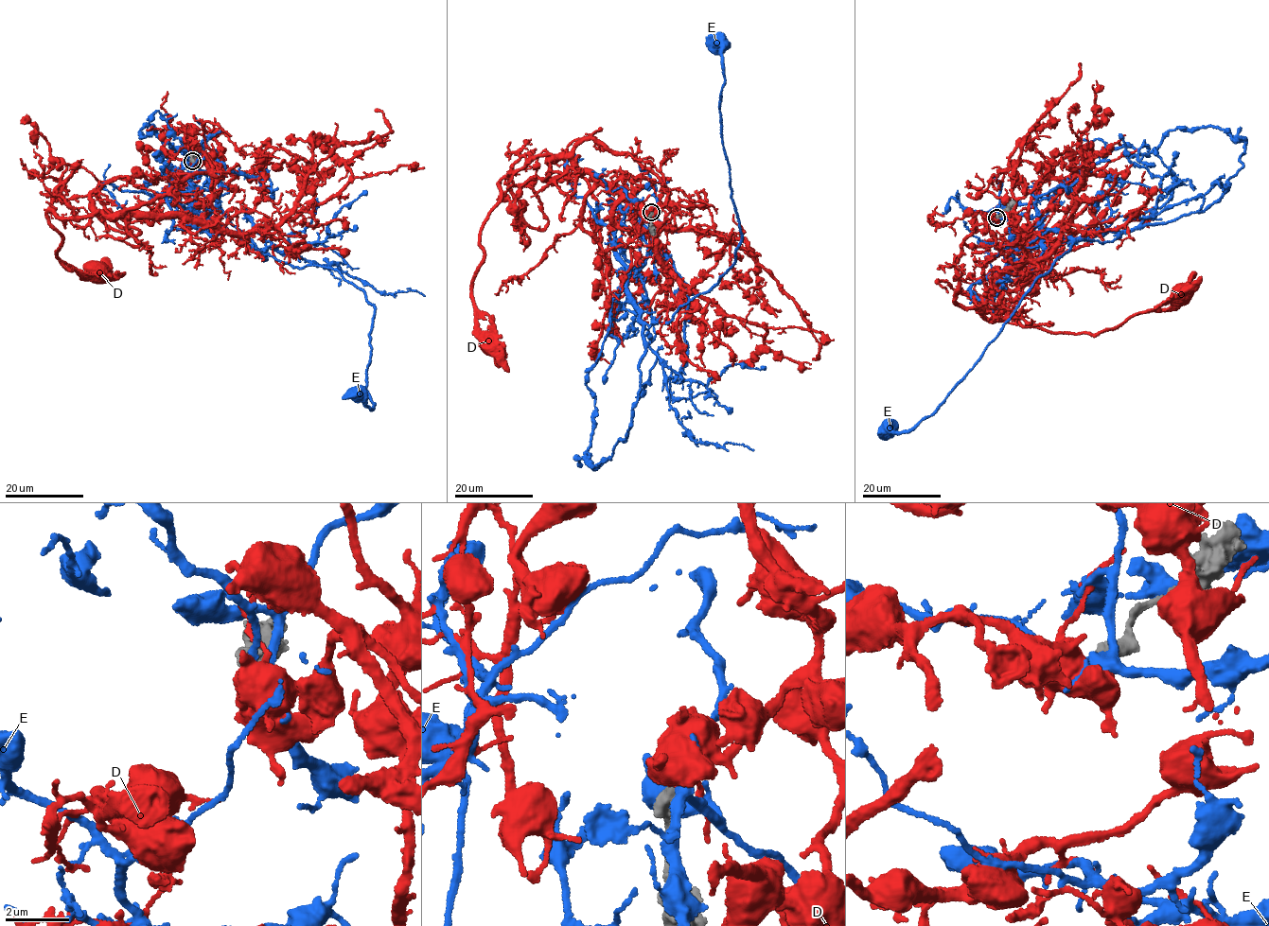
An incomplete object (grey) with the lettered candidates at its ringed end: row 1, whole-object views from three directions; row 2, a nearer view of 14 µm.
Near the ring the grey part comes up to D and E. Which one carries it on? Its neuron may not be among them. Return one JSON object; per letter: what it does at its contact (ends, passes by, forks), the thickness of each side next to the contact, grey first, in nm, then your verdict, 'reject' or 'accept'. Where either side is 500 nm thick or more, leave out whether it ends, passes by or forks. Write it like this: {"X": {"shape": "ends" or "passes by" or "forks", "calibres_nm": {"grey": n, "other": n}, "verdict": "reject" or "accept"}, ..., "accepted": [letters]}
{"D": {"calibres_nm": {"grey": 480, "other": 850}, "verdict": "reject"}, "E": {"calibres_nm": {"grey": 500, "other": 360}, "verdict": "reject"}, "accepted": []}

